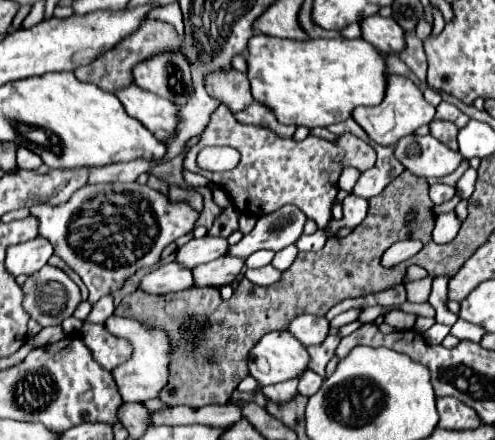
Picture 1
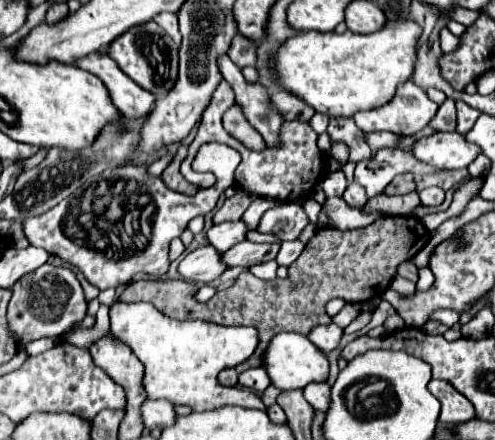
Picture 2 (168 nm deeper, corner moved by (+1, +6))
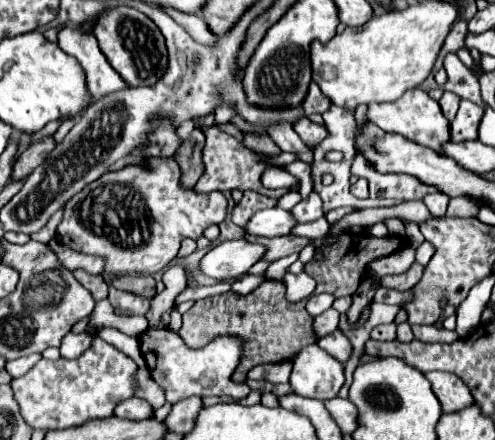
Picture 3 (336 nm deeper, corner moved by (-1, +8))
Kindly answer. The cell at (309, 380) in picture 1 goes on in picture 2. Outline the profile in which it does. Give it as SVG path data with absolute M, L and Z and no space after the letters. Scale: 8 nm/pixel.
M308 384L304 388L304 396L320 412L326 412L330 406L330 386L328 384Z

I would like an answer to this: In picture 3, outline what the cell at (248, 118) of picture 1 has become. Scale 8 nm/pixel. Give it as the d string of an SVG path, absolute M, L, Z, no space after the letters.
M310 82L308 94L306 94L304 102L302 102L302 110L304 110L304 114L306 114L306 116L310 116L310 114L314 114L314 112L324 114L328 108L330 108L328 98L322 96L320 88L316 88L316 82Z

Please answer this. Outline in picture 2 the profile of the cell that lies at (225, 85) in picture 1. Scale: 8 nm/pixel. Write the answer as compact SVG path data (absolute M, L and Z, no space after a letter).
M232 106L226 114L224 114L224 128L236 138L240 140L242 144L250 146L252 150L266 150L266 142L264 138L260 136L258 130L254 130L250 126L250 122L244 118L240 106Z

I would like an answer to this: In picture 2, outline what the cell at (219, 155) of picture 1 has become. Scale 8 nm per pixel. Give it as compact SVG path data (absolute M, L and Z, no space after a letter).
M206 144L199 149L192 168L212 172L216 176L216 184L212 188L198 190L194 196L184 196L170 190L160 176L148 174L146 164L106 170L84 182L52 210L28 218L24 222L28 242L70 262L100 290L126 284L136 274L166 274L170 266L170 242L186 230L192 218L214 210L220 194L234 184L234 170L238 168L240 154L226 144Z

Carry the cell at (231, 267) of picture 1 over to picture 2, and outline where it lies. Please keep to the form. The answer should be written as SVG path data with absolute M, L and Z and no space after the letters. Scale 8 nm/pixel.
M244 240L240 244L234 244L226 254L224 262L228 266L244 266L250 268L258 262L268 262L274 260L280 250L280 244L256 244L250 240Z

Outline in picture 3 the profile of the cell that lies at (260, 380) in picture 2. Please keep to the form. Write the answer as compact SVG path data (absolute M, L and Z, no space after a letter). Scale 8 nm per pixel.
M290 362L266 364L260 380L266 380L266 382L270 382L270 384L286 384L290 370L292 370L292 364L290 364Z

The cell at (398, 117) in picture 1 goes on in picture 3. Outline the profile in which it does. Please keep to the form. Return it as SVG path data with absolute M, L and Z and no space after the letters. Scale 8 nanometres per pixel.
M412 88L408 90L400 100L396 102L384 102L384 104L378 104L378 102L372 102L368 104L368 112L366 112L368 120L376 126L380 126L384 132L394 132L394 134L402 134L404 138L416 142L416 144L422 144L422 146L428 146L432 148L434 152L440 152L442 150L442 144L450 140L450 134L448 134L448 120L444 118L442 110L440 110L440 104L436 100L432 100L422 88Z

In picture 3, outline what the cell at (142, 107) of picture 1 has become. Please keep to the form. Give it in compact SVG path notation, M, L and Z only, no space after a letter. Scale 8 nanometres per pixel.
M68 26L58 34L58 46L80 62L94 100L128 88L122 76L118 76L118 72L104 58L94 34L84 34L80 28Z

